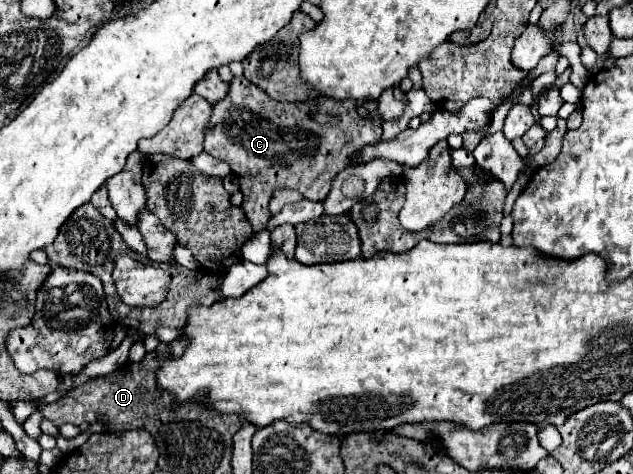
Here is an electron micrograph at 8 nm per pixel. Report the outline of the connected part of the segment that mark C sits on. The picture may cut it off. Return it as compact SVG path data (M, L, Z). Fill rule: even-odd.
M233 76L229 82L229 92L225 98L213 104L211 118L205 130L203 148L207 154L227 162L231 172L239 178L243 204L247 220L251 222L255 232L265 230L267 220L271 218L269 202L275 190L297 190L303 198L309 200L325 200L329 194L331 182L335 174L349 166L349 160L359 152L361 146L381 140L381 124L365 124L355 110L355 100L341 100L341 104L333 104L331 100L321 100L321 104L307 104L307 102L275 102L269 98L259 86L249 82L245 76ZM309 108L315 110L313 122L309 116Z

